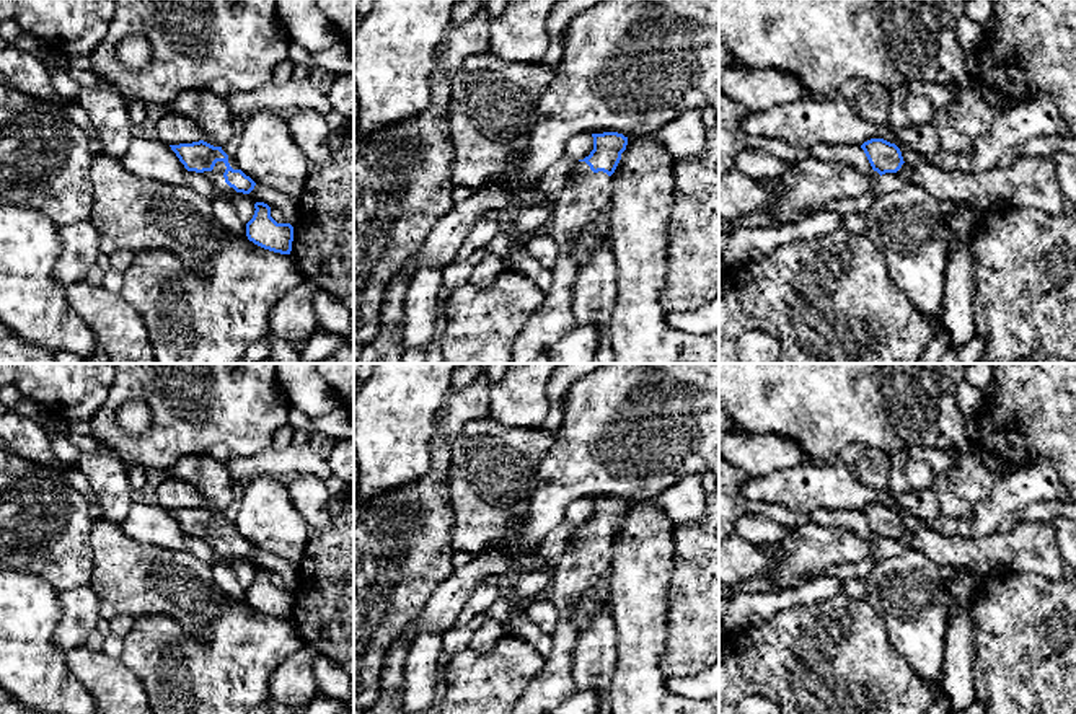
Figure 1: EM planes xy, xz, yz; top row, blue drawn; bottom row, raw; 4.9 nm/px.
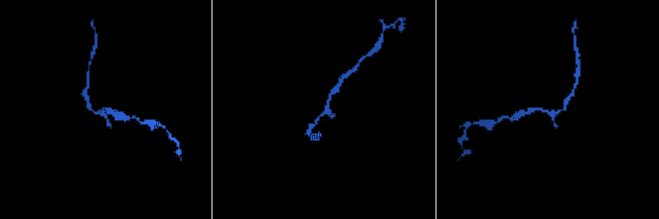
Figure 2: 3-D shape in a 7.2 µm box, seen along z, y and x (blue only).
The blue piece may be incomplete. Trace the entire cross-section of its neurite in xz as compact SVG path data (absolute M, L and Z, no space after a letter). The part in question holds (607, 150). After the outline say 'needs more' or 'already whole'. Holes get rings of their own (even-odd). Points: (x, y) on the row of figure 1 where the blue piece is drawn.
M618 132L592 134L592 137L593 150L584 160L572 160L567 184L553 202L553 215L546 230L558 243L559 256L549 266L553 282L543 305L528 318L515 337L514 364L551 364L551 347L577 326L572 311L574 282L579 267L575 246L587 230L595 230L602 225L611 197L611 174L628 145L628 137Z; needs more

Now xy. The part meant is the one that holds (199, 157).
M204 140L170 147L187 171L201 173L214 184L217 192L236 191L249 194L256 186L222 147L214 147Z; needs more

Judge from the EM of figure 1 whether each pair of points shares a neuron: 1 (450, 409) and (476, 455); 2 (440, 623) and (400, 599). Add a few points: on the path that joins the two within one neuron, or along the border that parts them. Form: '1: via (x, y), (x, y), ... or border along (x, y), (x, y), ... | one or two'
1: border along (488, 416), (465, 424), (452, 442), (449, 465) | two
2: border along (442, 581), (424, 610), (403, 633) | two

